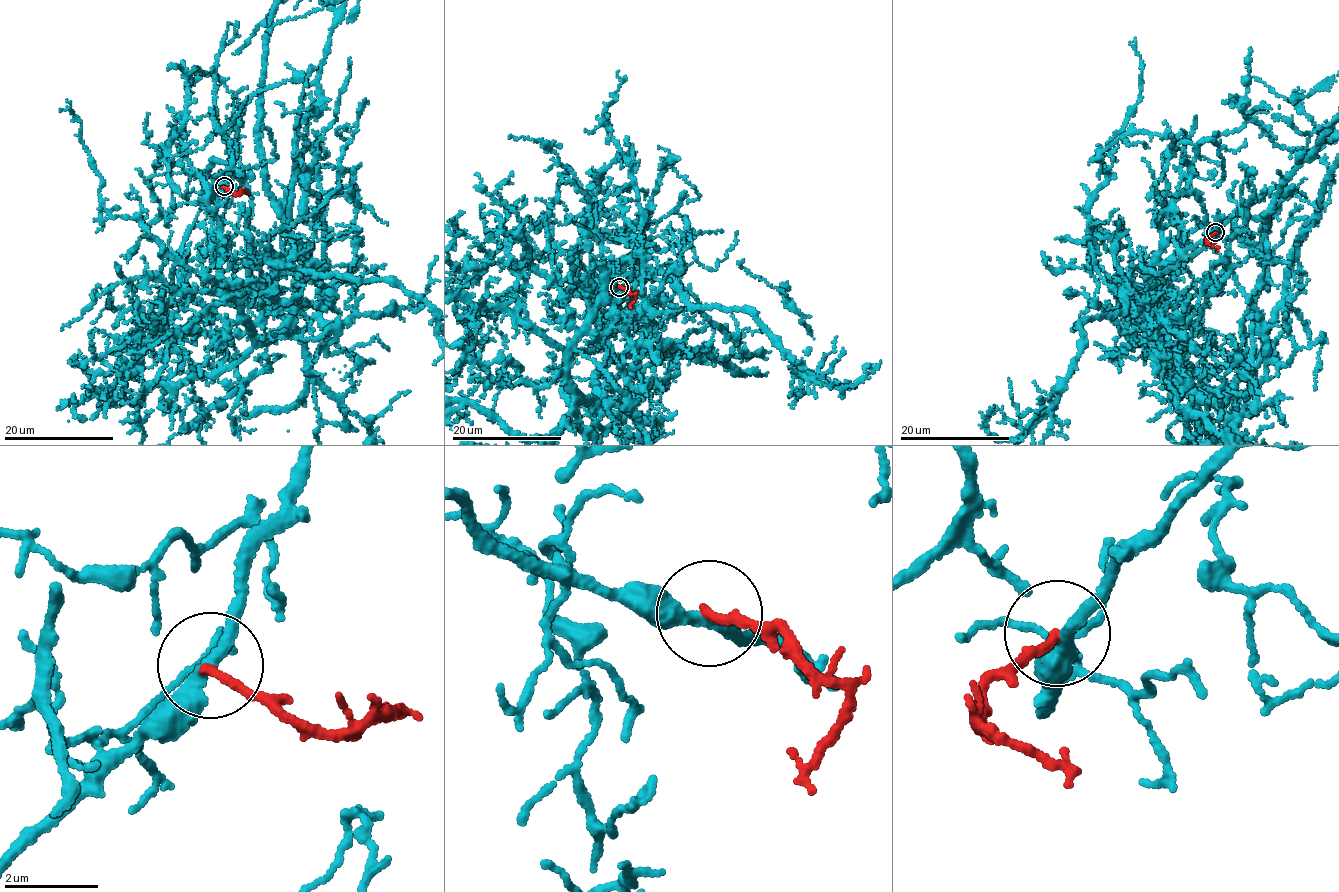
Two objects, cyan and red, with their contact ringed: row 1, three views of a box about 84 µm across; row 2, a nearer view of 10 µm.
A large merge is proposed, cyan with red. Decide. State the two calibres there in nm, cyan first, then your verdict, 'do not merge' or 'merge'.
280 nm thick on the cyan side, 190 nm on the other; do not merge

